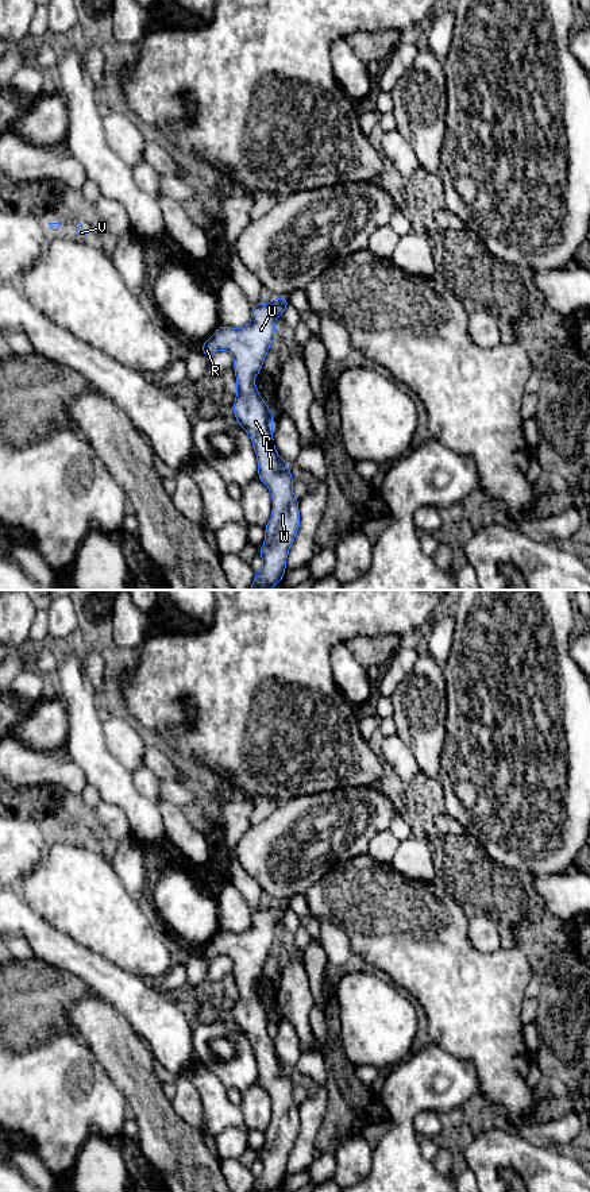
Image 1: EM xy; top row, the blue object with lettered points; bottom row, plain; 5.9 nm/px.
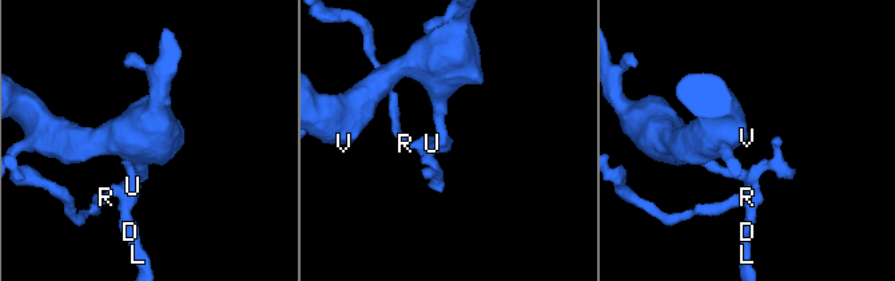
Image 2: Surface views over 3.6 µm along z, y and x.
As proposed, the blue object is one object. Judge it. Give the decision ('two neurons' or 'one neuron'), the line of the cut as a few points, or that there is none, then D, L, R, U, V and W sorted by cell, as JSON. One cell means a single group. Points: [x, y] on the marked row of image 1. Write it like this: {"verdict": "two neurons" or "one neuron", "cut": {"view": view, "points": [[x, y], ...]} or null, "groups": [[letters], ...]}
{"verdict": "one neuron", "cut": null, "groups": [["D", "L", "R", "U", "V", "W"]]}

